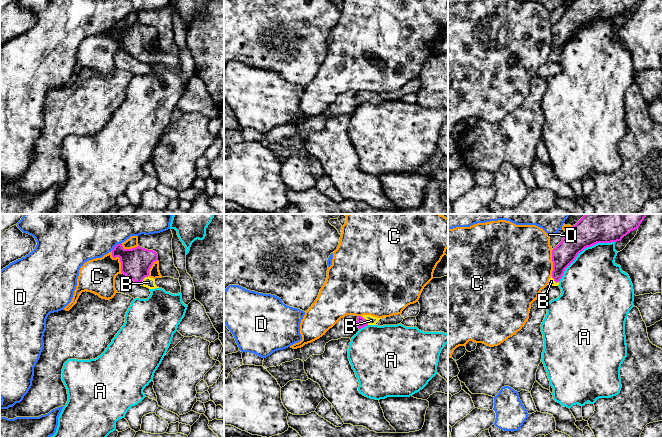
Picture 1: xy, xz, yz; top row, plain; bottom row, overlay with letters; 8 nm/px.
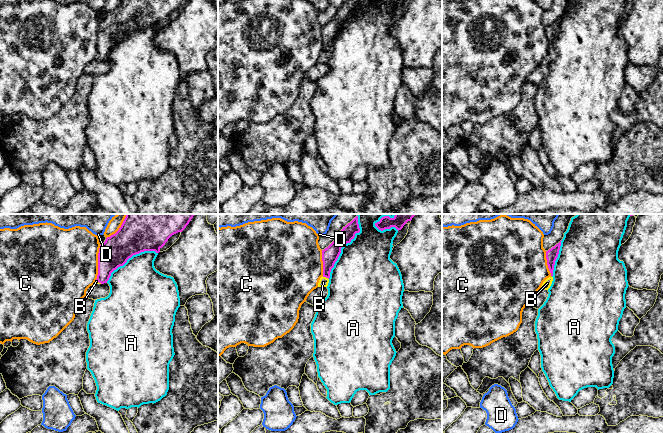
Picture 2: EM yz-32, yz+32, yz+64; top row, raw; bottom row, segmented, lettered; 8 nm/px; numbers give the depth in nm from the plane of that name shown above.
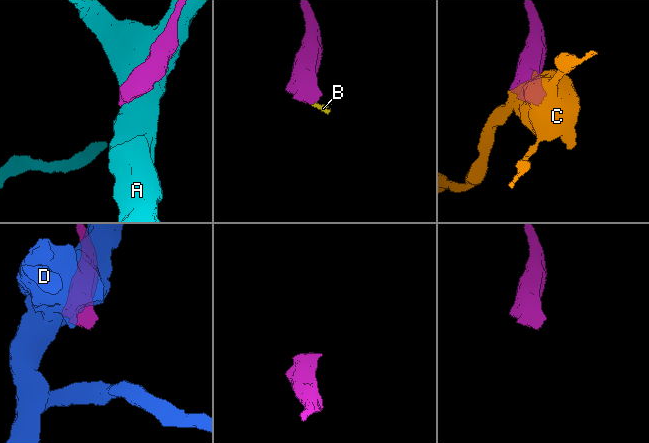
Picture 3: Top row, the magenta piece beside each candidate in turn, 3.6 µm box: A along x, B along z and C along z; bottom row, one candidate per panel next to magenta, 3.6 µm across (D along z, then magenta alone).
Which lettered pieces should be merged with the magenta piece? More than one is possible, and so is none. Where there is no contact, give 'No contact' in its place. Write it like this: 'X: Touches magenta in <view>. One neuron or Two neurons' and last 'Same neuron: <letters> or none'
A: Touches magenta in yz. Two neurons
B: Touches magenta in xy. One neuron
C: Touches magenta in xy. Two neurons
D: Touches magenta in xy. Two neurons
Same neuron: B

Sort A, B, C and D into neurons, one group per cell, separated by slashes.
A / B / C / D

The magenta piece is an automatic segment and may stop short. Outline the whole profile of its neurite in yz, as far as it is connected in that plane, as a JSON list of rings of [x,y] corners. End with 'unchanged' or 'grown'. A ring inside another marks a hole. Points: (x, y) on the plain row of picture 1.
[[[575,0],[566,9],[562,17],[552,26],[553,47],[549,61],[558,62],[565,45],[576,35],[585,24],[597,19],[621,17],[631,7],[638,5],[640,0]]] | grown

